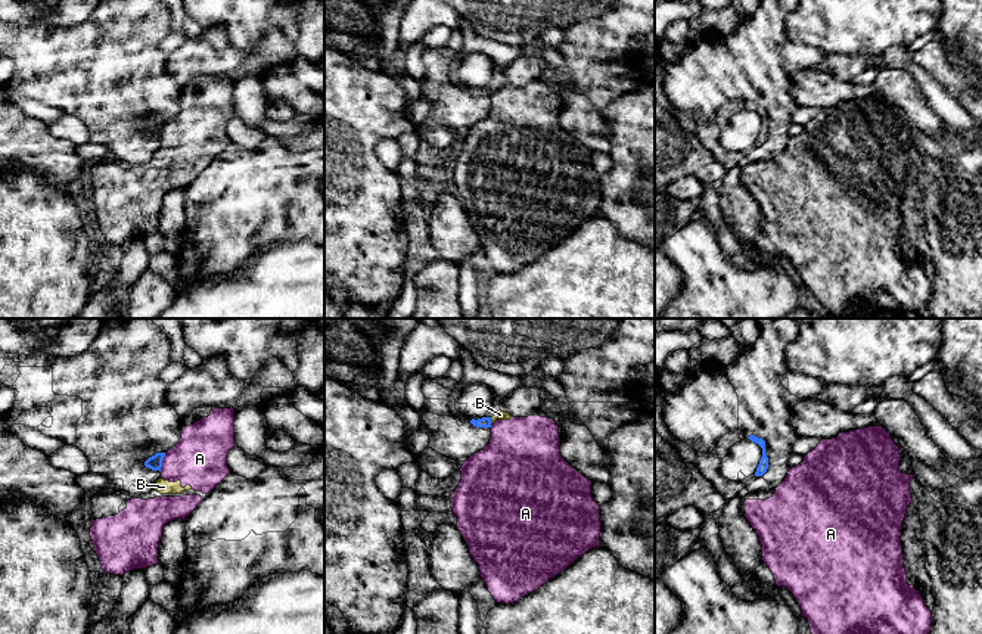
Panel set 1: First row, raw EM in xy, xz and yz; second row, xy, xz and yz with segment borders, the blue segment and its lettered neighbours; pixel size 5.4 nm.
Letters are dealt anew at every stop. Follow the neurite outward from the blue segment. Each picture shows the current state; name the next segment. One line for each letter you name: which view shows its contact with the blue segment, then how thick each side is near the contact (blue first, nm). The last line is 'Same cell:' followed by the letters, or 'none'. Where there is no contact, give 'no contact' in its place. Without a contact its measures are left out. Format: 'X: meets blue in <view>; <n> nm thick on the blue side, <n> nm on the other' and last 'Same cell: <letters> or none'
Same cell: none

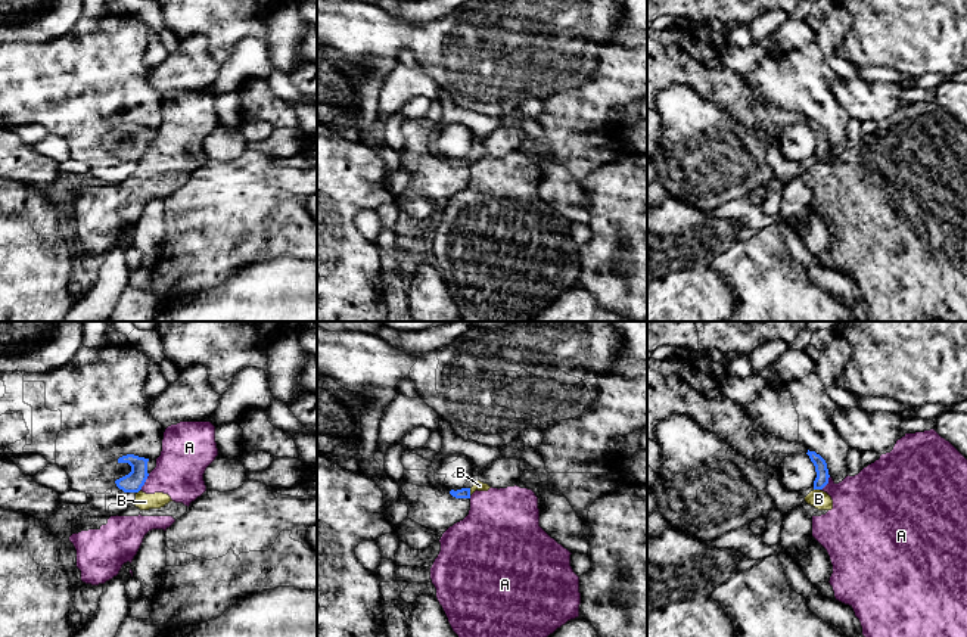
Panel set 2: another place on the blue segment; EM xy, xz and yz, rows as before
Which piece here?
Same cell: none

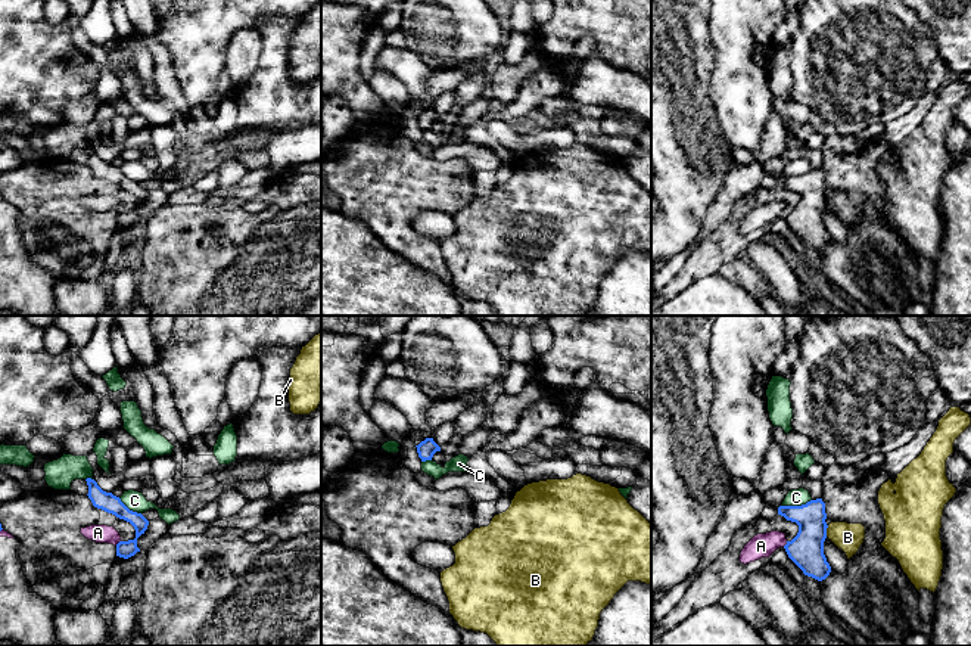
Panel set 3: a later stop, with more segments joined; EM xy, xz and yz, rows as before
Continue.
Same cell: none

